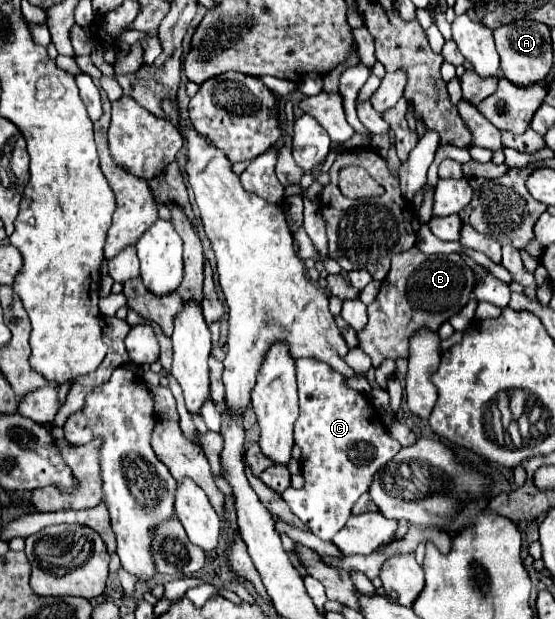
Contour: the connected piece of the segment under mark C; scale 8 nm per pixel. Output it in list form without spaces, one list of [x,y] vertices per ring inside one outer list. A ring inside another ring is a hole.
[[[298,358],[296,378],[300,415],[294,425],[294,442],[302,450],[302,476],[306,484],[301,489],[288,487],[281,497],[316,536],[332,540],[350,518],[356,500],[368,492],[372,476],[402,446],[390,438],[386,426],[376,426],[384,422],[370,400],[366,398],[364,402],[364,394],[352,390],[346,378],[338,376],[328,364]]]

